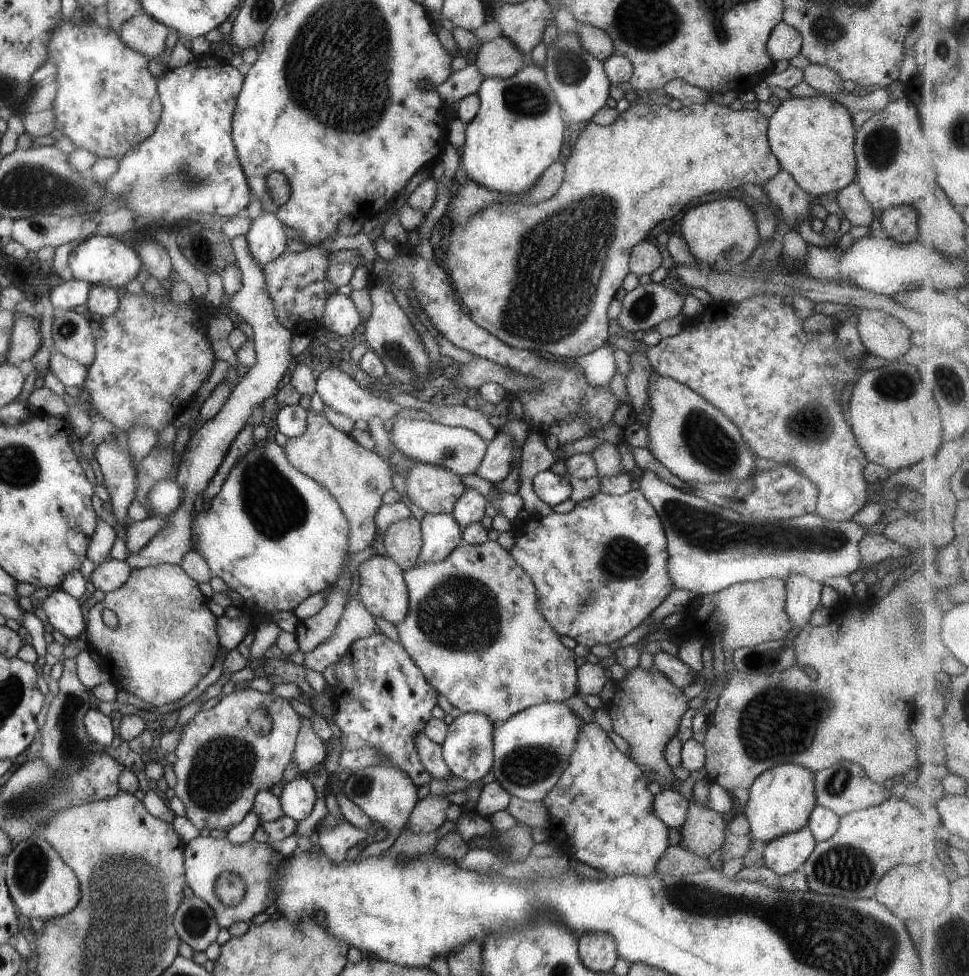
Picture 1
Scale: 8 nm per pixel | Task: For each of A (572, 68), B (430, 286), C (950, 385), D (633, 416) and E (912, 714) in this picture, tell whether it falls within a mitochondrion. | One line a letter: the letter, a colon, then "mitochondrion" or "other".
A: mitochondrion
B: other
C: mitochondrion
D: other
E: other

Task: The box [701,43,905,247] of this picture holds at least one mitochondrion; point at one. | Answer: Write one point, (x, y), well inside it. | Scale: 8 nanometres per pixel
(881, 145)

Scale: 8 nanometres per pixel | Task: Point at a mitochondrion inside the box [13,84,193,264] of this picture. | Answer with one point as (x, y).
(37, 227)

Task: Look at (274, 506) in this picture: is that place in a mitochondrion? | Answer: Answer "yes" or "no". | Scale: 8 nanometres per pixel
yes

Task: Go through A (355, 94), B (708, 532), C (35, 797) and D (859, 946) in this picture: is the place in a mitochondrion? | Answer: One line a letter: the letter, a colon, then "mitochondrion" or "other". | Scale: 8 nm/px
A: mitochondrion
B: mitochondrion
C: mitochondrion
D: mitochondrion

